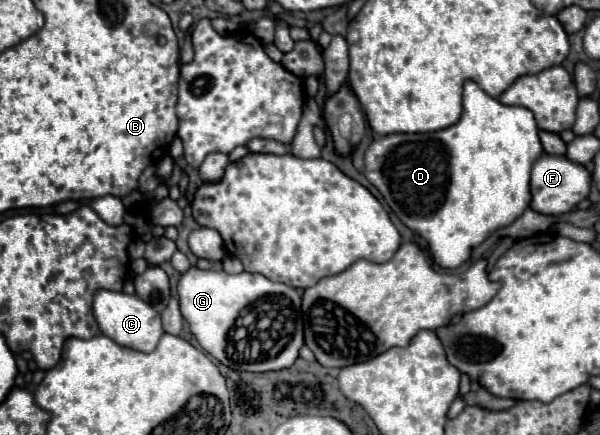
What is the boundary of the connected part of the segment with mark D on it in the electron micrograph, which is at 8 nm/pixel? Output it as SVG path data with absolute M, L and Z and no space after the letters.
M466 81L464 83L464 95L462 95L462 103L464 103L464 111L462 111L462 117L458 123L446 127L446 129L440 129L440 131L434 131L434 133L396 133L396 135L382 135L382 137L376 137L370 147L366 149L364 153L364 175L366 179L378 189L378 193L382 195L384 203L392 209L392 213L412 231L416 231L430 247L432 251L432 257L434 257L434 263L444 267L444 269L458 269L462 263L466 263L472 255L472 249L476 249L486 237L490 237L494 231L502 229L502 227L508 227L512 225L522 213L524 209L530 205L530 189L528 189L528 183L530 183L530 169L534 165L534 161L542 155L542 145L540 145L540 139L538 139L538 127L536 127L536 121L534 121L534 115L532 111L528 111L526 107L508 107L508 105L502 105L498 99L486 95L474 81Z

